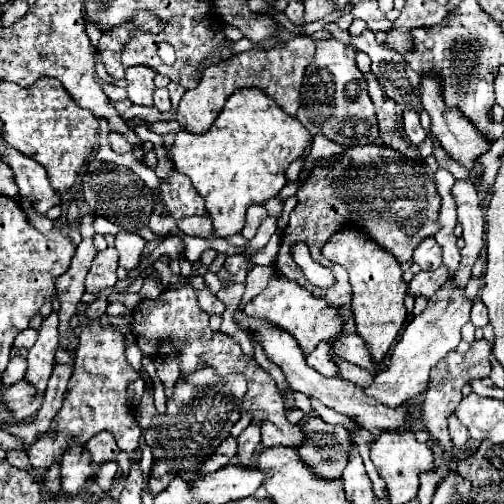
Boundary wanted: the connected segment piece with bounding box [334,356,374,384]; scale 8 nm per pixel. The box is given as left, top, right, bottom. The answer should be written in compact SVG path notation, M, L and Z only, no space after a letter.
M334 356L334 360L338 362L338 374L344 376L346 380L354 382L354 384L370 384L370 380L374 378L374 376L372 376L370 372L366 372L364 368L358 368L358 366L354 366L354 364L338 358L338 356Z

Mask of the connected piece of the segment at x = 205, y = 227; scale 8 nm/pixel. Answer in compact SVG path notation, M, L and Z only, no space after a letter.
M190 216L190 218L180 218L178 228L184 234L198 236L198 238L212 238L214 236L214 226L208 216Z

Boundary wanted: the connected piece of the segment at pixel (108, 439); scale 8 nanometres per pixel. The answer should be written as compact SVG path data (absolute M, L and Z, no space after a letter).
M106 430L94 434L94 436L88 440L86 448L90 450L92 460L94 460L96 464L104 464L104 462L116 460L116 454L118 454L116 440L114 440L114 436L112 436L110 432L106 432Z

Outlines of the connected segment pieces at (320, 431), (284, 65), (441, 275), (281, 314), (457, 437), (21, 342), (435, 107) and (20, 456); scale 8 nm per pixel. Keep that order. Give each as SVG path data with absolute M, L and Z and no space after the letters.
M306 416L300 430L304 442L296 446L298 458L310 466L310 470L332 472L332 480L338 480L354 450L350 432L342 424L326 424L320 416Z
M296 36L296 38L292 38L280 46L274 46L270 50L252 48L248 52L234 54L218 64L208 66L202 72L198 86L184 92L184 96L178 104L178 118L176 120L184 126L184 130L194 132L194 134L202 134L214 124L226 98L234 90L250 88L250 86L256 86L256 88L268 92L270 98L274 98L276 104L282 106L286 114L296 116L296 112L300 108L300 88L304 82L306 68L314 60L314 50L316 50L316 42L310 36Z
M442 264L436 270L422 270L422 272L414 274L414 278L408 284L408 288L410 288L410 294L414 294L414 296L426 296L426 298L430 298L430 296L436 294L436 290L446 280L448 280L448 268Z
M274 276L270 280L268 288L244 306L244 312L252 318L268 320L270 324L274 324L274 326L282 328L284 332L288 332L290 336L294 336L296 342L300 344L304 356L308 356L316 344L330 342L342 330L342 320L336 318L338 308L330 308L326 304L326 300L314 298L310 292L302 290L298 284L294 284L286 278L280 278L280 276Z
M452 414L450 420L448 420L448 428L450 428L450 438L452 438L452 442L454 442L454 448L462 450L464 444L466 444L466 440L470 438L466 426L462 426L462 424L456 420L456 416Z
M26 328L24 332L20 332L20 334L16 336L14 346L16 346L16 348L28 348L28 350L30 350L30 348L34 346L36 336L38 336L38 332L36 332L34 328Z
M422 76L422 92L420 92L420 96L422 96L424 110L430 114L431 129L441 143L441 146L455 161L473 173L471 181L474 184L478 184L477 176L483 172L483 167L476 164L475 161L480 154L484 154L490 148L490 144L486 140L482 140L482 136L462 116L462 112L458 108L446 108L446 104L442 104L440 84L438 84L436 76Z
M6 450L6 460L8 460L12 466L16 466L16 468L24 468L24 470L30 468L30 462L26 460L26 452Z

